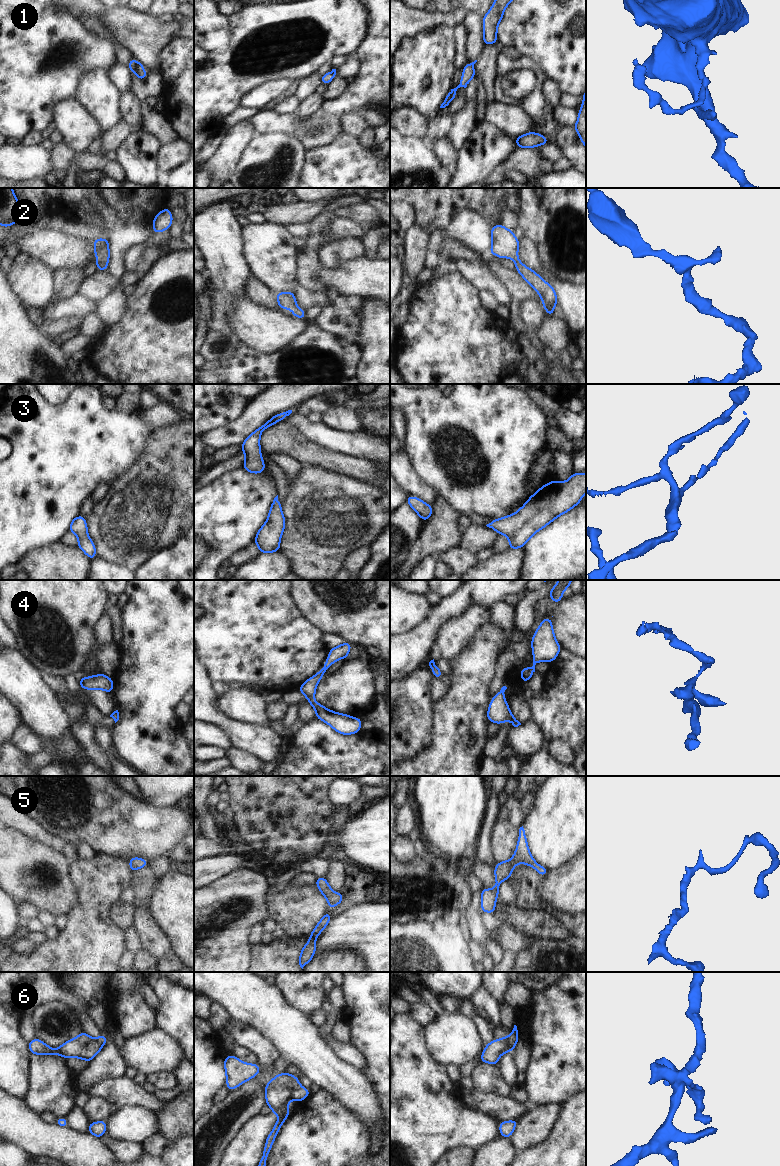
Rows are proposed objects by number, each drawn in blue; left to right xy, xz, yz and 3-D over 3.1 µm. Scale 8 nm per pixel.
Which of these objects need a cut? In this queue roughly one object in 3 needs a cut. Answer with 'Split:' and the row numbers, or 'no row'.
Split: 1, 6

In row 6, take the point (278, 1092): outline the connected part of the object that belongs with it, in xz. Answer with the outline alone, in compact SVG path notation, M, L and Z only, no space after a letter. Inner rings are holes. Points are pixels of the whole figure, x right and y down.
M286 1072L277 1074L265 1085L266 1105L272 1109L272 1113L278 1115L279 1119L273 1126L272 1132L267 1136L262 1158L258 1166L265 1166L266 1160L273 1146L274 1140L280 1127L289 1116L288 1103L292 1099L292 1089L296 1086L299 1078Z

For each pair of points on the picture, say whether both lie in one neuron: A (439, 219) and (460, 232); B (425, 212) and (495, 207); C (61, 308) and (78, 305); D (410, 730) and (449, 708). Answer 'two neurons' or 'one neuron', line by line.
A: two neurons
B: one neuron
C: one neuron
D: two neurons

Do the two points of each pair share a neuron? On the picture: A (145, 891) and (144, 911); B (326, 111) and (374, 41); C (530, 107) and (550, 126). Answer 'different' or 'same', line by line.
A: different
B: same
C: same

